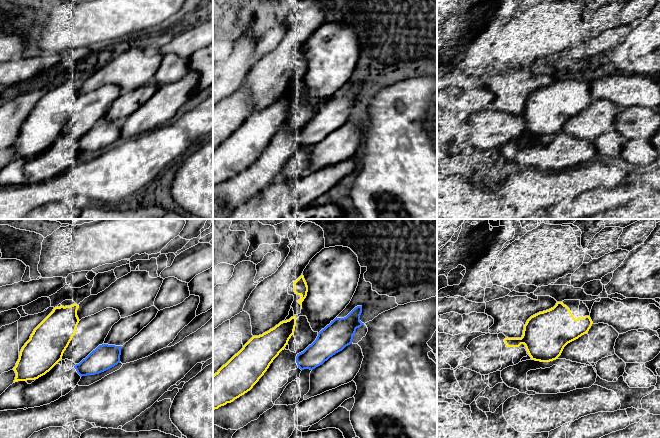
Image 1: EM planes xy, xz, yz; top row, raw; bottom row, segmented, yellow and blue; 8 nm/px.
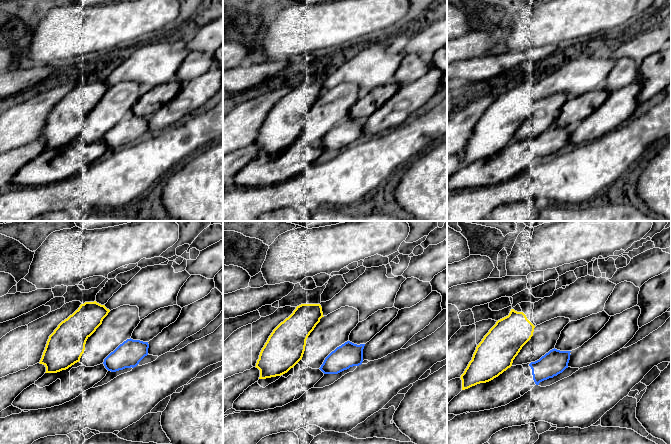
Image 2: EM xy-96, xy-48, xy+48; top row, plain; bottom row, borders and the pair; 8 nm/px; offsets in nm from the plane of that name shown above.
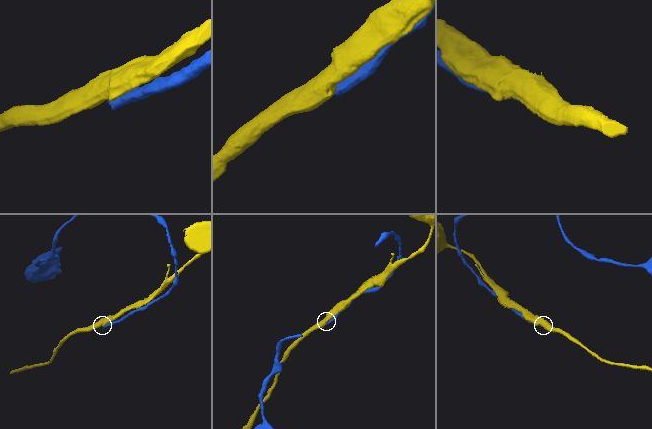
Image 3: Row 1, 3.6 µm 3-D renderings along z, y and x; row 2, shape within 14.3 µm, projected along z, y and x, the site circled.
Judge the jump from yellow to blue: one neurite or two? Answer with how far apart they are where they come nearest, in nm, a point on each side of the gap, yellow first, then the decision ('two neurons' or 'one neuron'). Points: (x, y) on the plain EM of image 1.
120 nm | xz (285, 122), (297, 130) | two neurons

